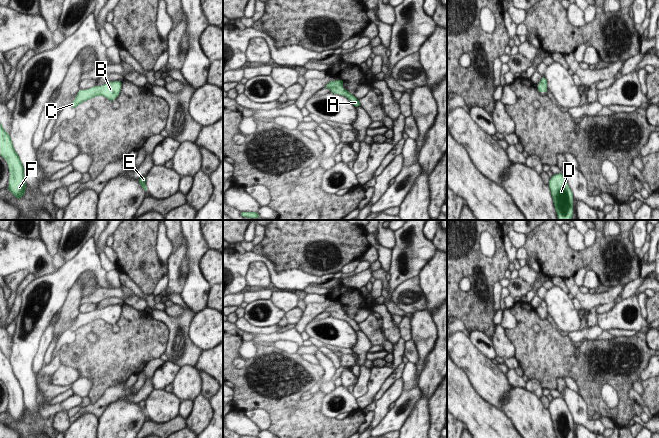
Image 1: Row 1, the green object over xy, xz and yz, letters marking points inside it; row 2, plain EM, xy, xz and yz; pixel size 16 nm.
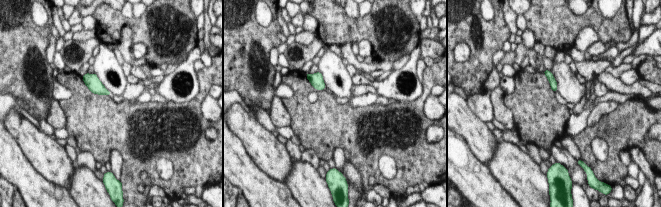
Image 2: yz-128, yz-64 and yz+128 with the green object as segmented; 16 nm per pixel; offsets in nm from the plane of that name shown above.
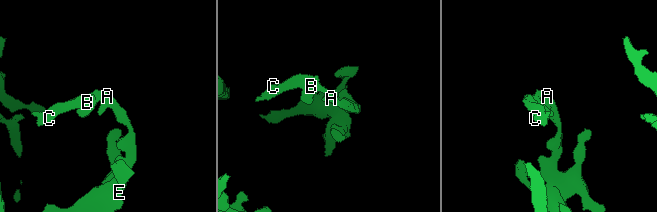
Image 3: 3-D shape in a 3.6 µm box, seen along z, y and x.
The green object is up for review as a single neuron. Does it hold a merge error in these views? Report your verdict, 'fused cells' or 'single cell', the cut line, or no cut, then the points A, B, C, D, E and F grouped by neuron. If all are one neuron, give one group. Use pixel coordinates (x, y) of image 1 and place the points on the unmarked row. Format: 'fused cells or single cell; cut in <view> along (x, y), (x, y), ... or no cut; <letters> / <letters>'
single cell; no cut; A B C D E F

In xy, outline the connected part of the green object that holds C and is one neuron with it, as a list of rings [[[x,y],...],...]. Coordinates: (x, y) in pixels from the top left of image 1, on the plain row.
[[[113,305],[108,306],[103,310],[94,310],[87,314],[81,313],[77,318],[76,323],[70,327],[70,330],[76,332],[80,327],[99,319],[105,320],[110,325],[114,325],[114,323],[118,321],[121,315],[121,310],[122,306]]]

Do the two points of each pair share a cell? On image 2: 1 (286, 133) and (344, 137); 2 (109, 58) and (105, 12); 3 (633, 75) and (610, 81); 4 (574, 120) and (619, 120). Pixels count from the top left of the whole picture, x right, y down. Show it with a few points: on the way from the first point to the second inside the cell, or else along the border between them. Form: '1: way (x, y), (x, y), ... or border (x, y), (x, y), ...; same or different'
1: border (291, 126), (294, 135); different
2: border (101, 42), (106, 44); different
3: border (618, 78), (627, 86), (631, 86), (637, 81); different
4: border (587, 126), (578, 133), (569, 135); different

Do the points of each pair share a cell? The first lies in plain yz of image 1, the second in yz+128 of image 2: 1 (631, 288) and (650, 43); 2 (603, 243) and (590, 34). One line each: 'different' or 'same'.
1: same
2: different

